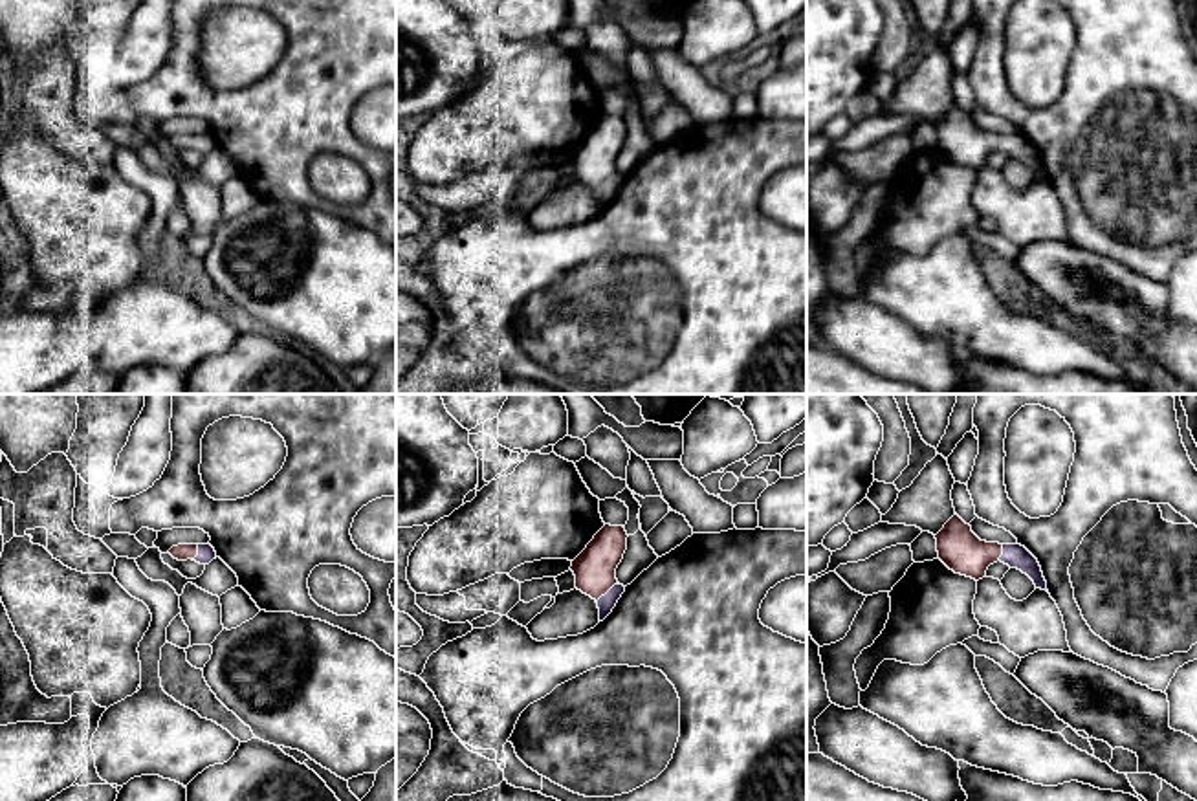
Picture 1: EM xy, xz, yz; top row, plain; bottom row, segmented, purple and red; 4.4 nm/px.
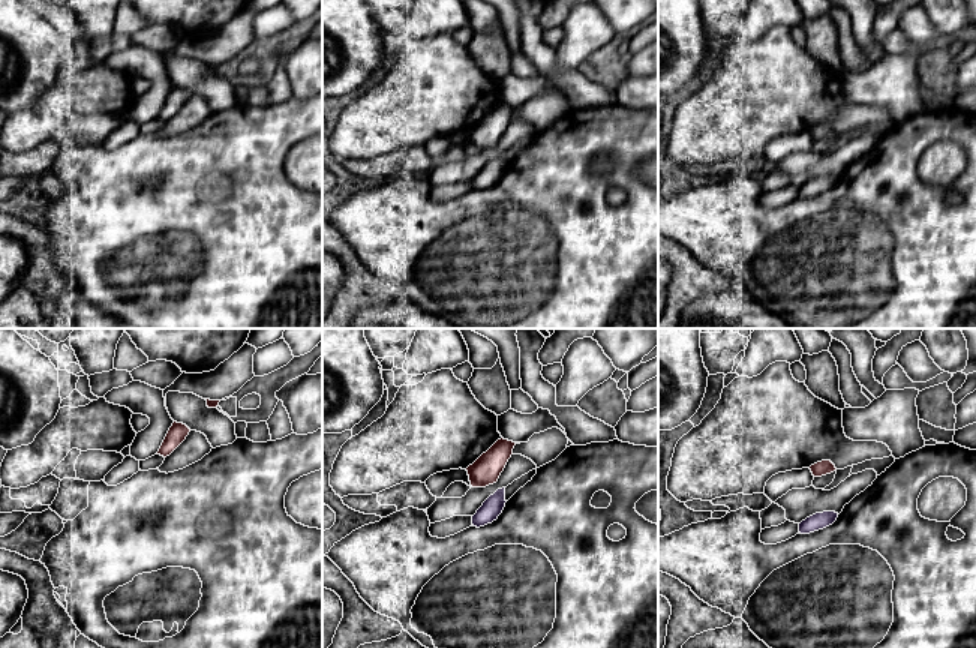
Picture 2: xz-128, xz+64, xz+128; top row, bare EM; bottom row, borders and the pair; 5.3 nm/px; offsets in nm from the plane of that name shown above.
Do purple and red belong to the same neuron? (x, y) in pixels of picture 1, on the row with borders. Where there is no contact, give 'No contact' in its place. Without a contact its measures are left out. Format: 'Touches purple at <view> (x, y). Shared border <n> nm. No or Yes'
Touches purple at xz (609, 591). Shared border 130 nm. Yes

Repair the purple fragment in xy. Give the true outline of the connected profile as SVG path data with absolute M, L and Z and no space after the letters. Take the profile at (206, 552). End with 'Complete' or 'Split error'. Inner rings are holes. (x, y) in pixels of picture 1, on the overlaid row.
M178 544L172 546L167 554L178 561L192 559L200 565L209 565L213 559L216 559L216 552L211 544Z. Split error

